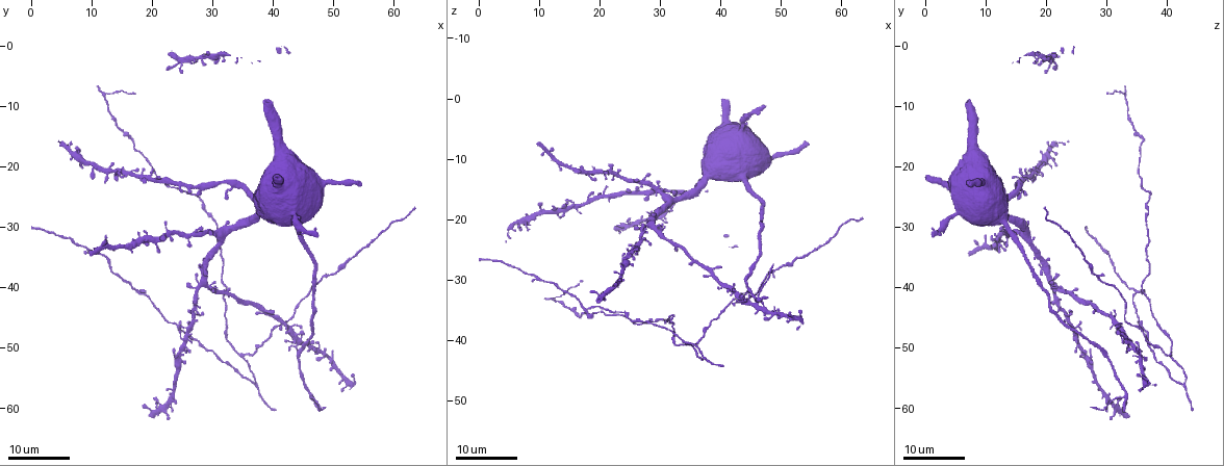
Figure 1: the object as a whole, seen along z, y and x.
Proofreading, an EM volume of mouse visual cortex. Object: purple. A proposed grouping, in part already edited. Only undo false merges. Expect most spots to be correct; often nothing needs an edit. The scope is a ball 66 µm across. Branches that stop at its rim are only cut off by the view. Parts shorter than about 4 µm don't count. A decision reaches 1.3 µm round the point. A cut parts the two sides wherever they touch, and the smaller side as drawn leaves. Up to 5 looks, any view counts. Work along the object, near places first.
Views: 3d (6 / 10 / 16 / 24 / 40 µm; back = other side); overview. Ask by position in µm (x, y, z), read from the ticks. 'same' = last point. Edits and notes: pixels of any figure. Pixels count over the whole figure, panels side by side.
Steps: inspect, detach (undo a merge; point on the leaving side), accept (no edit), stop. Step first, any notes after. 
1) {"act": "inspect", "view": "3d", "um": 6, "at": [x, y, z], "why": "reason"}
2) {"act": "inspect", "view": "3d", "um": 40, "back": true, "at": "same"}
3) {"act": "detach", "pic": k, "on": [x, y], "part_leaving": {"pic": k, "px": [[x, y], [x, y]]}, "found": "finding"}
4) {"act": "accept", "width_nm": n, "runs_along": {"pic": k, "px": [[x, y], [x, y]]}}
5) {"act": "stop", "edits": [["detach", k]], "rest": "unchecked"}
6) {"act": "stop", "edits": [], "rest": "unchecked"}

{"act": "inspect", "view": "3d", "um": 24, "at": [9.0, 33.5, 29.0], "why": "four-way junction"}

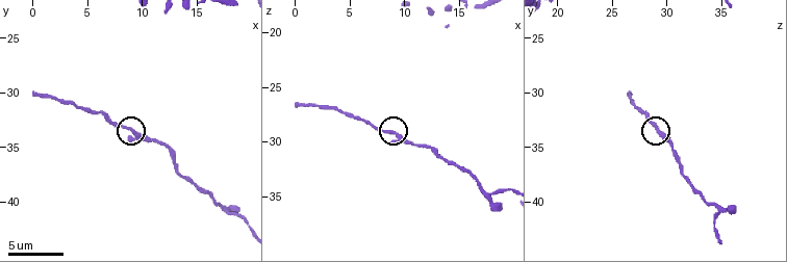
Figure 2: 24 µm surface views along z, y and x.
{"act": "inspect", "view": "3d", "um": 10, "at": [9.2, 33.8, 29.2]}

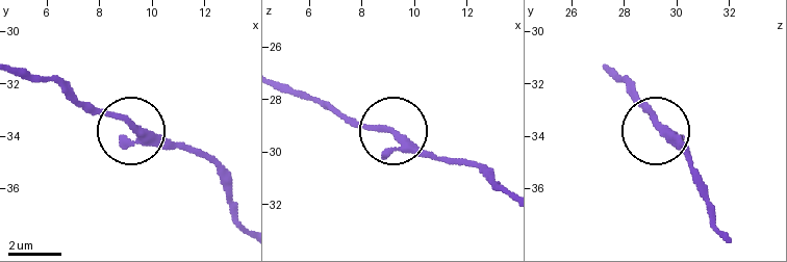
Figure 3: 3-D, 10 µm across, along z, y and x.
{"act": "accept", "arms": 4, "runs_along": {"pic": 3, "px": [[718, 231], [701, 177], [685, 151], [658, 130], [638, 93]]}, "found": "one cell here"}

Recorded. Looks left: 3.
{"act": "inspect", "view": "3d", "um": 24, "at": [35.0, 51.5, 40.5], "why": "three arms meet"}

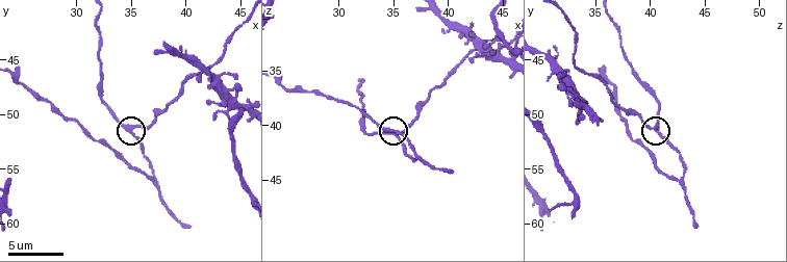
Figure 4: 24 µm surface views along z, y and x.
{"act": "inspect", "view": "3d", "um": 6, "at": [34.8, 51.6, 40.6]}

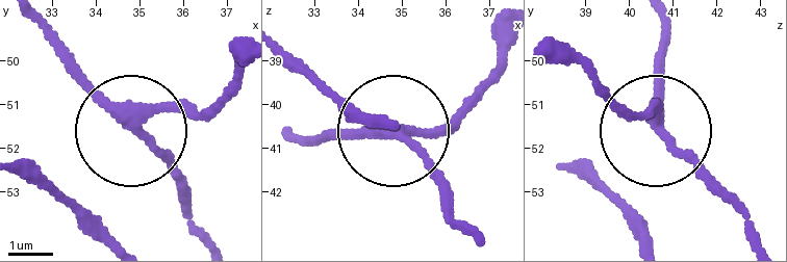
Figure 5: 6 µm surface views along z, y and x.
{"act": "accept", "width_nm": 230, "found": "continuous, no second cell"}

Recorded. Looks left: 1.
{"act": "inspect", "view": "3d", "um": 16, "at": [37.0, 56.4, 42.8], "why": "three-way junction"}

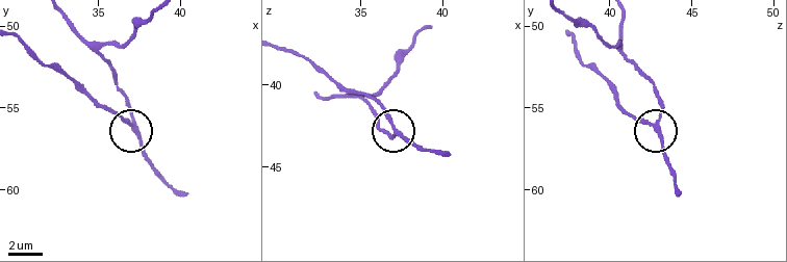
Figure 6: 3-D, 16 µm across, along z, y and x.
{"act": "accept", "width_nm": 210, "runs_along": {"pic": 6, "px": [[421, 31], [395, 73], [362, 96], [388, 133], [416, 149]]}, "found": "all the same cell"}

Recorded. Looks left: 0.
{"act": "stop", "edits": [], "rest": "unchecked"}

